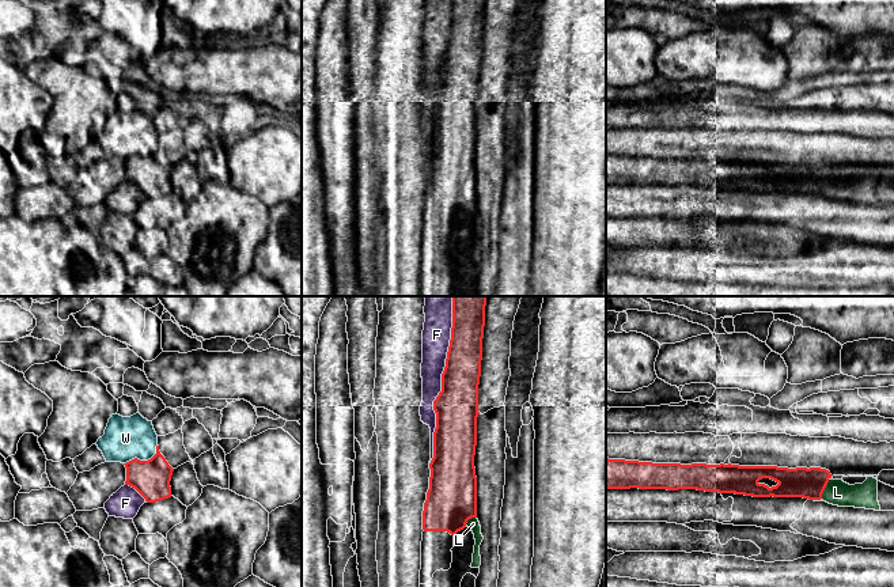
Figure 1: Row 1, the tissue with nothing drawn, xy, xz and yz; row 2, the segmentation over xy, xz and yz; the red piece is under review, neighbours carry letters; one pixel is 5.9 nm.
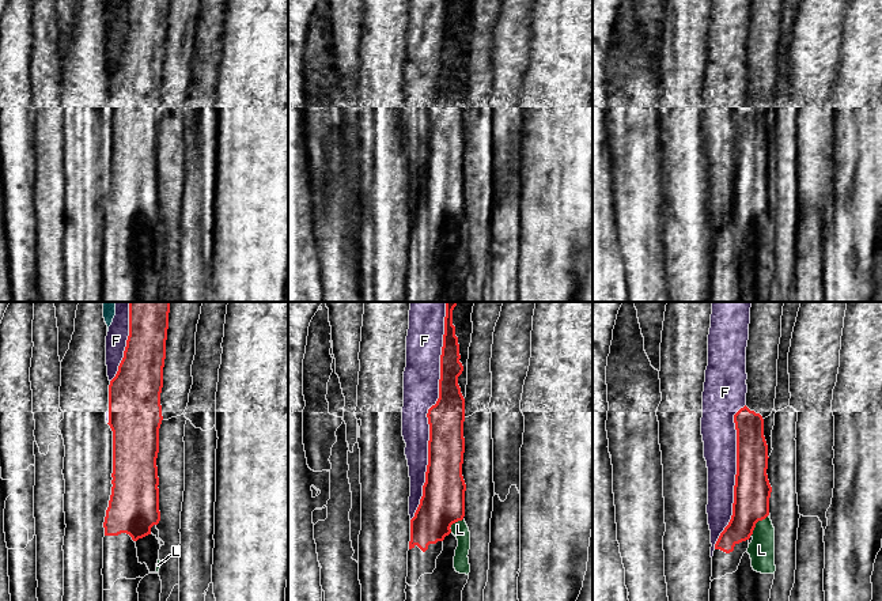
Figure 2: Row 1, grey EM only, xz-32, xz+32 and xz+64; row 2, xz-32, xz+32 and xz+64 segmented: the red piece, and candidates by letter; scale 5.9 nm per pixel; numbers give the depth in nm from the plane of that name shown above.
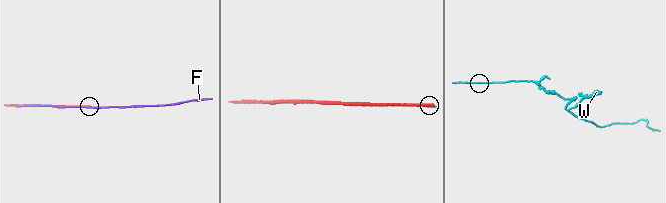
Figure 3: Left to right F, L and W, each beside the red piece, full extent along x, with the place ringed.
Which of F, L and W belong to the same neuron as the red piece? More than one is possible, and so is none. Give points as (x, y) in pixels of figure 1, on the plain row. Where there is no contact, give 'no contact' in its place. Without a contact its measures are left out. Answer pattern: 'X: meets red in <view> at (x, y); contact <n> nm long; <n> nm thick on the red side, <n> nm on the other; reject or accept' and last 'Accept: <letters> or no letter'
F: meets red in xz at (442, 80); contact 950 nm long; 260 nm thick on the red side, 160 nm on the other; reject
L: meets red in yz at (824, 185); contact 120 nm long; 180 nm thick on the red side, 150 nm on the other; accept
W: meets red in xy at (143, 156); contact 240 nm long; 220 nm thick on the red side, 260 nm on the other; reject
Accept: L

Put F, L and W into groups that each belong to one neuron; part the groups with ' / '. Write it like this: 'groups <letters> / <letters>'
groups F / L / W

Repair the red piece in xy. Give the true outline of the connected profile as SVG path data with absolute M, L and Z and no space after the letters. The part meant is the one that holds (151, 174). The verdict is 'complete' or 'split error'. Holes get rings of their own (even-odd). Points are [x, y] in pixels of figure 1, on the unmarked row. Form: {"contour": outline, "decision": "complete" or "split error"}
{"contour": "M156 141L156 149L148 156L137 154L124 159L126 163L125 181L135 183L147 198L156 198L171 193L171 171L174 164L160 149Z", "decision": "complete"}

